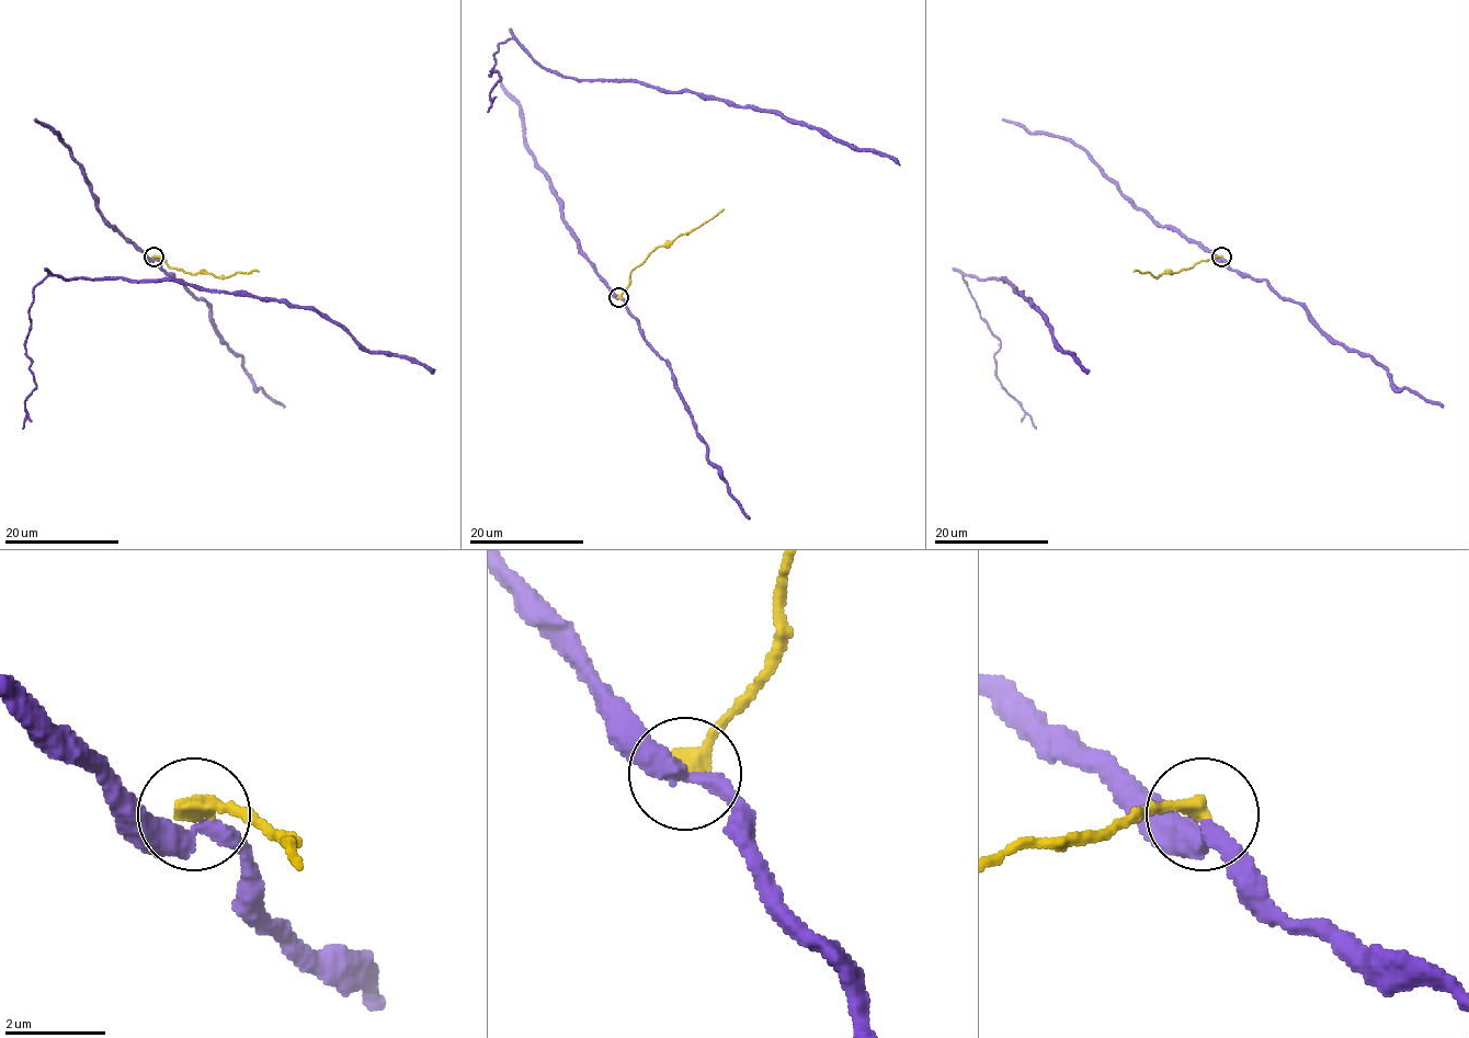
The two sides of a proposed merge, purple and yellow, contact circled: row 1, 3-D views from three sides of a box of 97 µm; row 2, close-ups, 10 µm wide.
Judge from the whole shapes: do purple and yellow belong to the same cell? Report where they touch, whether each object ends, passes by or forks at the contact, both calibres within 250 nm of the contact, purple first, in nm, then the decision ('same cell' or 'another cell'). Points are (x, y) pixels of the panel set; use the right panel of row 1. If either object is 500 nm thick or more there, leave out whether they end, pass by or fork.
(1221, 257) | purple passes by | yellow ends | 340/400 nm | another cell

